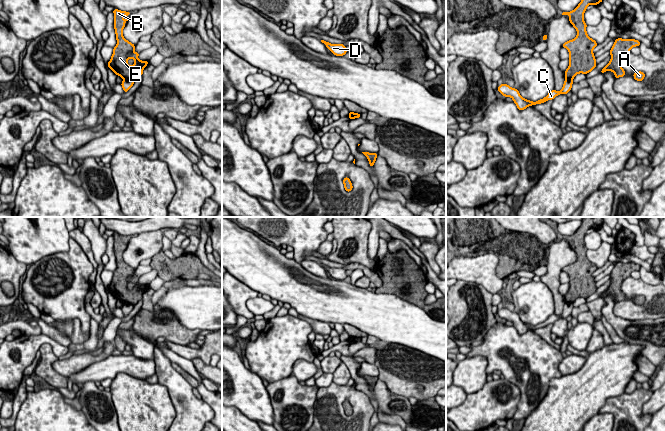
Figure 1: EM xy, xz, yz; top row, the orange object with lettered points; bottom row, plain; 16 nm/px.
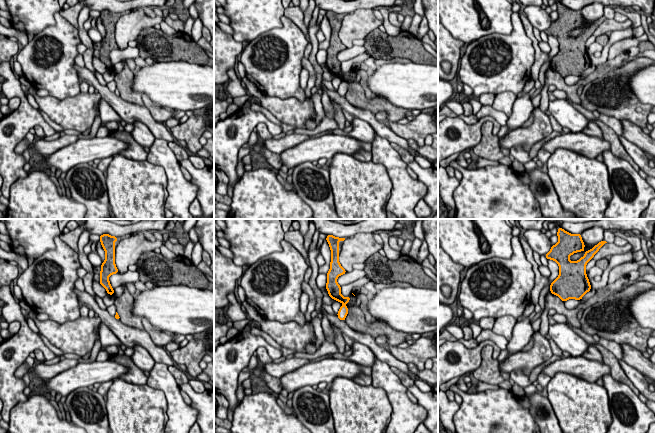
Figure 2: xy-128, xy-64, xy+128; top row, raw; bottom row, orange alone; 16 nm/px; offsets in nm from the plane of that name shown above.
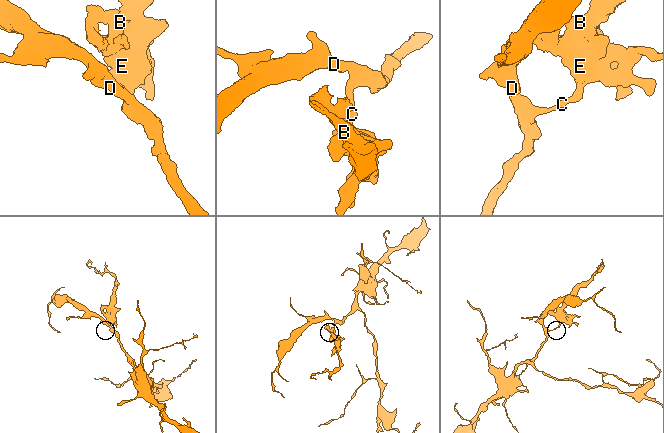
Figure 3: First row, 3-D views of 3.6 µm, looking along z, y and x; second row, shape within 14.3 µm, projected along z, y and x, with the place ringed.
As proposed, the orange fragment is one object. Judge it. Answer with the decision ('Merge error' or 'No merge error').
Merge error

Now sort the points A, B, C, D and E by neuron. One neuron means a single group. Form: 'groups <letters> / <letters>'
groups A B E / C D

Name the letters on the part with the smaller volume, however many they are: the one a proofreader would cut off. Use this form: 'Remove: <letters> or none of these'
Remove: A, B, E

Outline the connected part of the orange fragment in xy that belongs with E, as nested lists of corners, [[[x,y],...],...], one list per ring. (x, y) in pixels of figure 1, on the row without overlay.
[[[115,232],[113,237],[117,268],[113,272],[113,278],[107,289],[117,300],[120,300],[124,304],[130,303],[135,305],[142,300],[143,293],[149,286],[139,284],[138,280],[140,277],[134,275],[135,269],[123,260],[123,252],[126,250],[125,247],[129,242],[127,241],[124,244],[123,240],[129,240],[131,236],[120,235]]]

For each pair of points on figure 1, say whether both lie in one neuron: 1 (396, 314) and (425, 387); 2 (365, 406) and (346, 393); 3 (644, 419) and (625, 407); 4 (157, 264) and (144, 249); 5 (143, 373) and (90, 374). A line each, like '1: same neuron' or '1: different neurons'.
1: different neurons
2: same neuron
3: same neuron
4: different neurons
5: same neuron

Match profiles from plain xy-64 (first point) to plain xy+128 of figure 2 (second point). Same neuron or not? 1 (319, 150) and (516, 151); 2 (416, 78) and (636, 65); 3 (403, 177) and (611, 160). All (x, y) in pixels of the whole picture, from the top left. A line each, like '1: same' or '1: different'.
1: different
2: different
3: same

